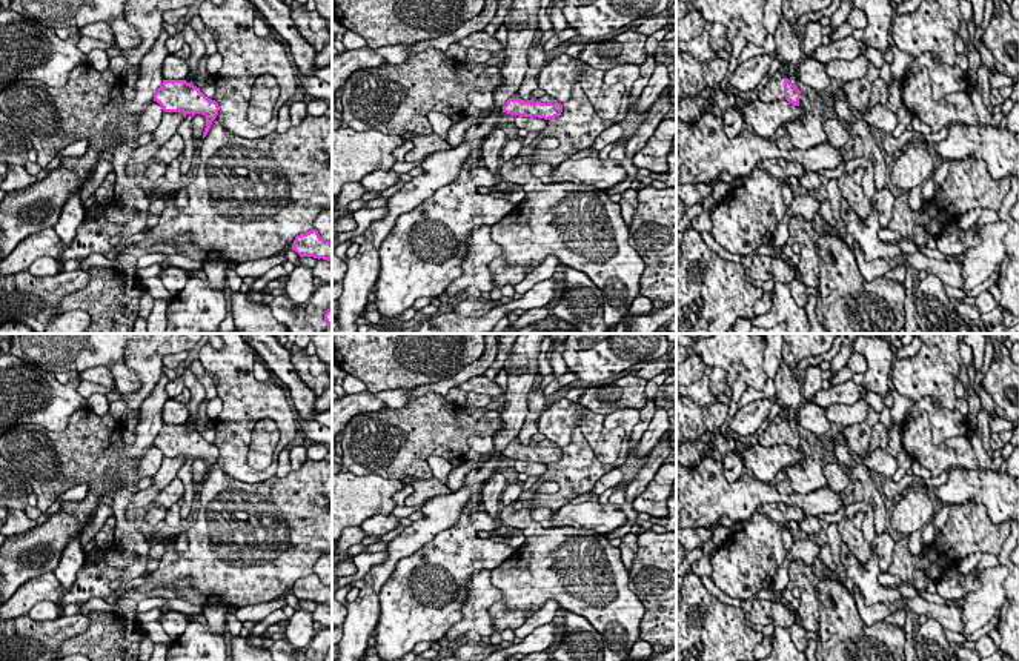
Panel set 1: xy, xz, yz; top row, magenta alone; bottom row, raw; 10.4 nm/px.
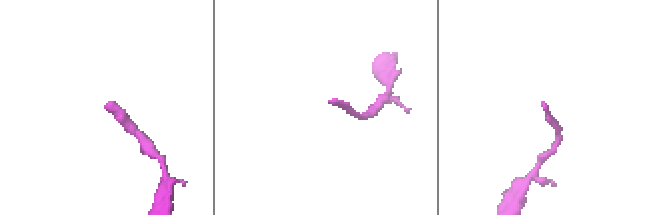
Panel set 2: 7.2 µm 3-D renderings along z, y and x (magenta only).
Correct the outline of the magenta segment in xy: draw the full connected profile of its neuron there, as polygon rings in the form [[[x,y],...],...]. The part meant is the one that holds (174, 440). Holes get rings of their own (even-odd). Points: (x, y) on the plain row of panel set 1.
[[[163,424],[154,438],[164,457],[181,457],[184,461],[201,458],[206,461],[203,483],[207,480],[212,466],[217,463],[220,450],[215,444],[207,443],[200,432],[186,424]]]

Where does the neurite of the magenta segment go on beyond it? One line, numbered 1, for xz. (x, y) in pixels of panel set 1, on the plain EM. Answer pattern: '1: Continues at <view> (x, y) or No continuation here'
1: No continuation here

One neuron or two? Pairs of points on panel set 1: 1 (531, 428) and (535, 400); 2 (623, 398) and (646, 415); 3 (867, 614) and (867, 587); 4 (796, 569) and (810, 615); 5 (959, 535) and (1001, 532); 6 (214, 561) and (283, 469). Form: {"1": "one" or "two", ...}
{"1": "one", "2": "two", "3": "two", "4": "one", "5": "one", "6": "two"}

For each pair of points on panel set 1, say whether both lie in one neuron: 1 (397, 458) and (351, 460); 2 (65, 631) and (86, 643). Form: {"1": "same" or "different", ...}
{"1": "same", "2": "different"}

